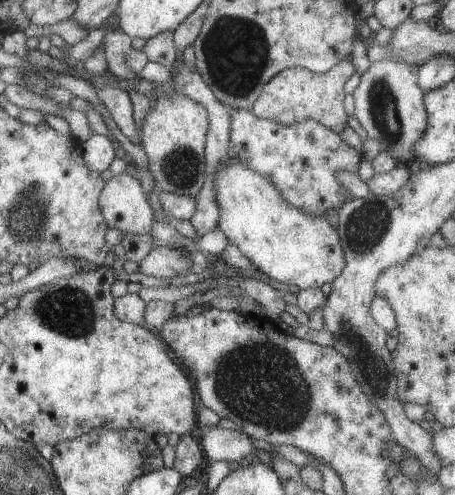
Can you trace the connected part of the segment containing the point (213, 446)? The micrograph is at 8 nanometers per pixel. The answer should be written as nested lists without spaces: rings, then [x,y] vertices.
[[[217,426],[196,428],[201,447],[208,460],[237,461],[245,463],[255,458],[255,447],[252,438],[240,430],[227,430]]]

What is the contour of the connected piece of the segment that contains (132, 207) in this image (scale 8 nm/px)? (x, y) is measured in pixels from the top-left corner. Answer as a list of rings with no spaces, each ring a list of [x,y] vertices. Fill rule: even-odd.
[[[124,171],[120,176],[108,175],[99,204],[109,228],[143,235],[150,234],[152,208],[139,181]]]

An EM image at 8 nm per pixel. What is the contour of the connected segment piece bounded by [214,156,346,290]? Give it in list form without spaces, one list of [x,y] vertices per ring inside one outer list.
[[[235,156],[219,167],[214,186],[221,211],[219,228],[226,234],[229,243],[238,247],[252,261],[255,269],[278,283],[296,286],[299,290],[321,288],[323,284],[332,283],[343,272],[346,260],[340,238],[326,216],[312,217],[303,214],[303,211],[294,206],[289,206],[279,191],[267,180],[267,176],[259,176]]]

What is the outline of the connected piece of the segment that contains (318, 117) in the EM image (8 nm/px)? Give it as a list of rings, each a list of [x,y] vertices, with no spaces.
[[[347,60],[337,63],[328,70],[328,73],[312,73],[301,67],[289,67],[276,74],[262,88],[262,93],[250,108],[250,112],[256,117],[269,119],[280,125],[292,125],[302,119],[310,118],[340,135],[348,127],[349,117],[344,111],[343,104],[346,98],[344,84],[352,74],[355,74],[355,69]]]

